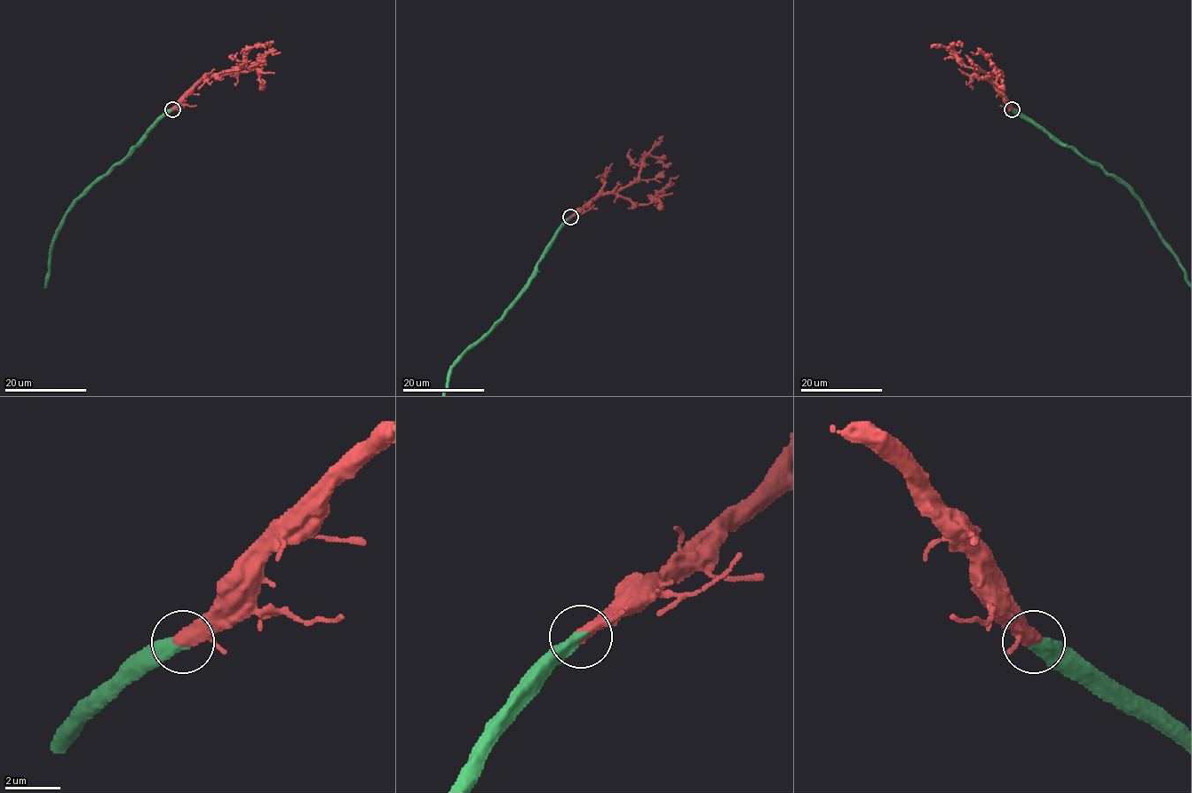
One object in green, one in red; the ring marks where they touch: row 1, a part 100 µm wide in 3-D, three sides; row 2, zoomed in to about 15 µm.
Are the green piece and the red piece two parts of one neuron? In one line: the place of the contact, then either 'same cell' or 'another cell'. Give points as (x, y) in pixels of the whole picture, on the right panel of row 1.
at (1012, 109); same cell

